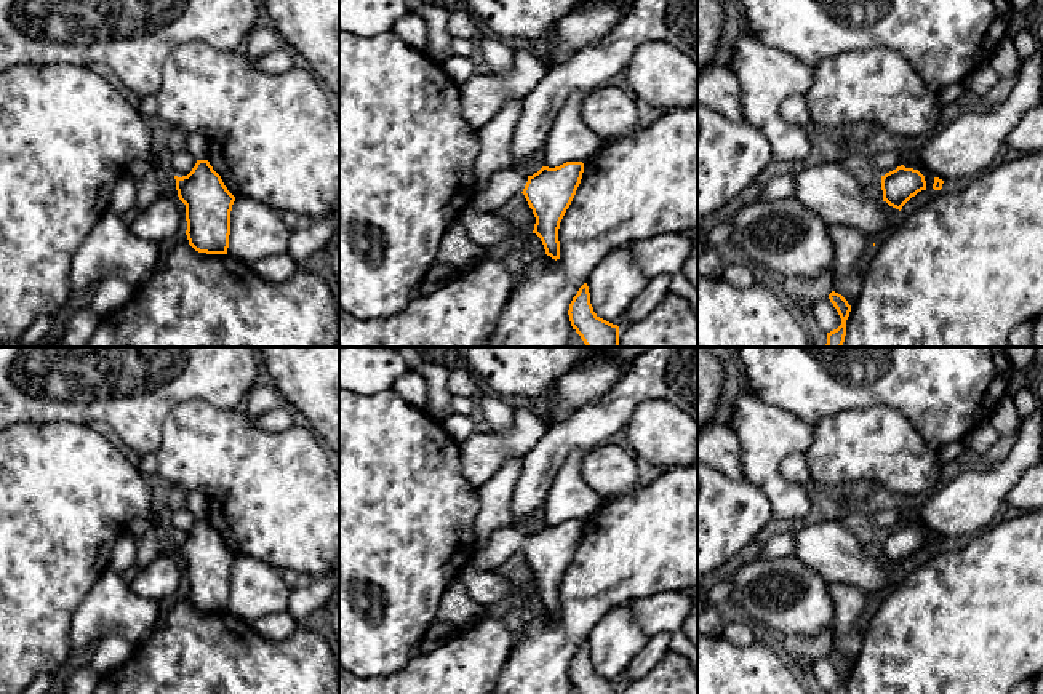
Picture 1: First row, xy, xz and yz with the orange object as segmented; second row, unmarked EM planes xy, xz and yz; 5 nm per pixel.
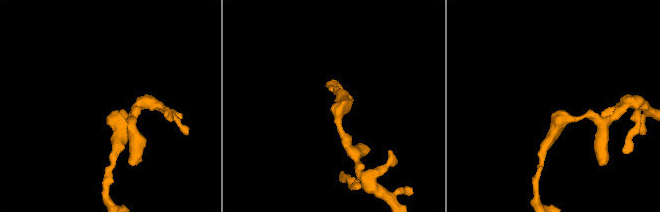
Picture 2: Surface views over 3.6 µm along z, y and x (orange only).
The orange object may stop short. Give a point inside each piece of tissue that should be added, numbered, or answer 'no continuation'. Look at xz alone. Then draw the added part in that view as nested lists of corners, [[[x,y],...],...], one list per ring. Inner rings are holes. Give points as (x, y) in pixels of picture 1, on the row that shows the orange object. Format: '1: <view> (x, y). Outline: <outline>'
1: xz (506, 183). Outline: [[[506,168],[491,176],[485,189],[475,193],[472,206],[483,214],[491,214],[501,208],[512,195],[522,193],[528,176],[518,174],[514,168]]]

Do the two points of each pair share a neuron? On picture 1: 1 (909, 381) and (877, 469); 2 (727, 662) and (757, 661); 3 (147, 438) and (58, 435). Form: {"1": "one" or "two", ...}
{"1": "two", "2": "one", "3": "two"}

